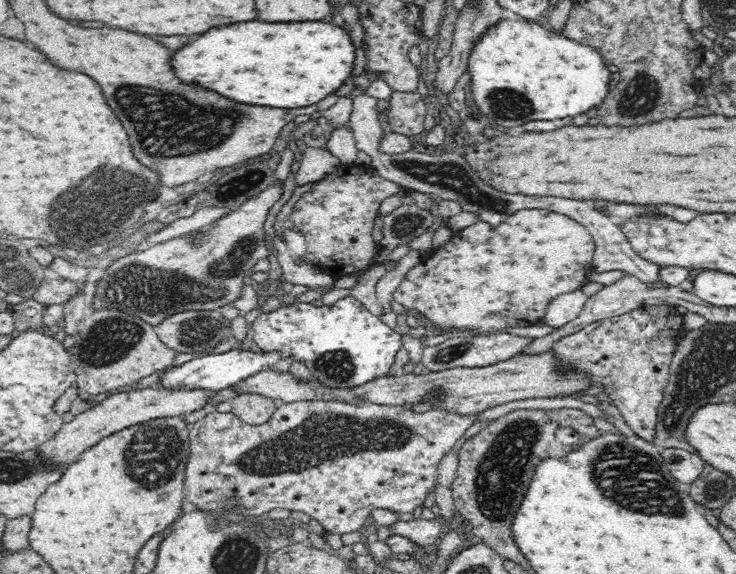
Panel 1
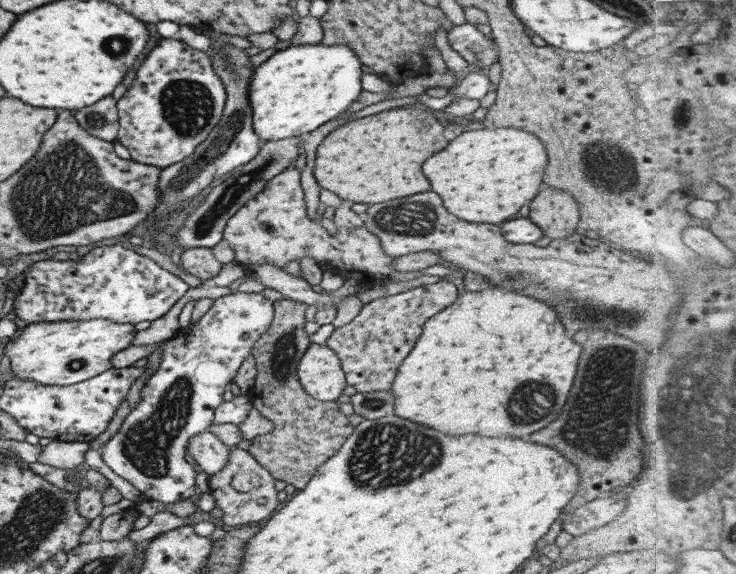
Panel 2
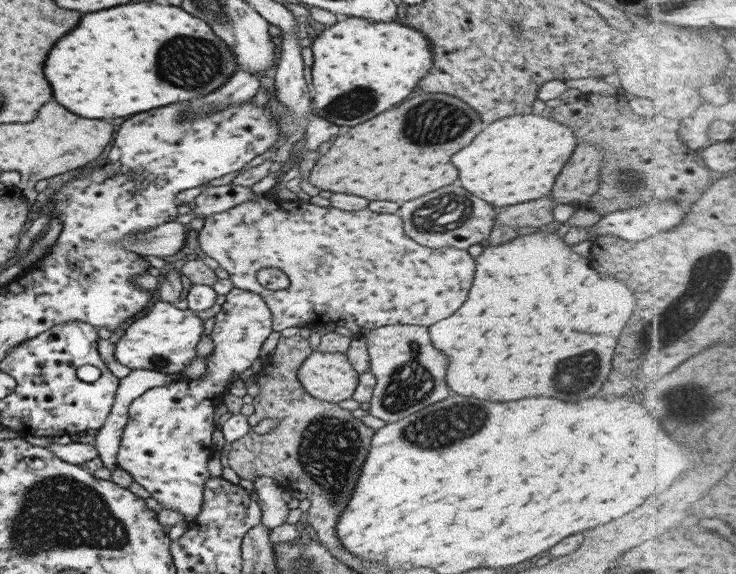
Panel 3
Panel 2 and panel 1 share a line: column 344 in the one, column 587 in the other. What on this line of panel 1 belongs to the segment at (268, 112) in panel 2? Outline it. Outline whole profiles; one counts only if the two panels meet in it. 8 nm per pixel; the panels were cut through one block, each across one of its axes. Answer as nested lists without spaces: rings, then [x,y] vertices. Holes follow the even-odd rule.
[[[522,18],[504,19],[487,28],[471,50],[467,71],[470,74],[470,94],[476,108],[494,120],[498,126],[522,126],[530,120],[556,120],[576,116],[596,106],[606,98],[611,89],[608,82],[612,73],[604,63],[605,58],[591,46],[570,40],[555,30],[550,31],[534,21]]]

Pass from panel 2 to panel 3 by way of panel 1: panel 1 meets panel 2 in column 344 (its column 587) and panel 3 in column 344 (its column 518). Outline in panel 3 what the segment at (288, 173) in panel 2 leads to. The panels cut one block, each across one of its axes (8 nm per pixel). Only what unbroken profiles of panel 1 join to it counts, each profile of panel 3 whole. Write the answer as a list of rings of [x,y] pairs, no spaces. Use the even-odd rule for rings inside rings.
[[[274,195],[256,196],[230,210],[207,216],[204,226],[198,230],[197,239],[206,257],[217,260],[236,287],[255,292],[265,300],[276,332],[290,326],[321,327],[331,322],[346,326],[357,338],[381,326],[432,326],[434,322],[452,316],[462,306],[474,280],[475,258],[468,250],[451,247],[430,250],[418,246],[404,234],[400,216],[376,214],[368,208],[346,212],[332,205],[320,207],[298,198],[285,201]],[[261,268],[282,270],[289,278],[289,287],[284,290],[262,287],[256,282]]]

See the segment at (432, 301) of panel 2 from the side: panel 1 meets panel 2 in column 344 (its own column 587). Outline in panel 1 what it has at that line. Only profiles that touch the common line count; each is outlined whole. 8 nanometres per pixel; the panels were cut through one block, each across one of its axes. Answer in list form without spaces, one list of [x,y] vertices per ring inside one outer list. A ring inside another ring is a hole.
[[[645,304],[626,314],[606,317],[582,327],[569,337],[554,342],[553,353],[555,358],[573,370],[583,370],[591,376],[591,382],[600,384],[603,393],[608,394],[628,423],[628,426],[650,443],[654,443],[655,426],[658,407],[661,405],[665,388],[669,381],[669,366],[671,365],[678,336],[683,332],[683,315],[675,307],[664,305]]]

